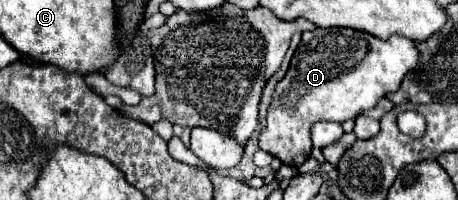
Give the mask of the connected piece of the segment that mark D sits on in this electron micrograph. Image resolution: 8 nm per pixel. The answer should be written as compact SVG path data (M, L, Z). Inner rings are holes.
M316 28L312 32L302 34L302 42L296 48L290 68L286 76L278 82L274 90L272 104L268 108L268 124L260 132L260 148L288 166L302 166L306 158L310 158L312 152L312 140L310 140L310 128L316 122L346 122L354 120L358 114L364 114L372 110L380 98L384 98L390 92L396 92L408 72L416 68L418 64L418 48L412 40L404 36L392 36L392 40L380 40L372 34L366 34L362 30L352 28Z

